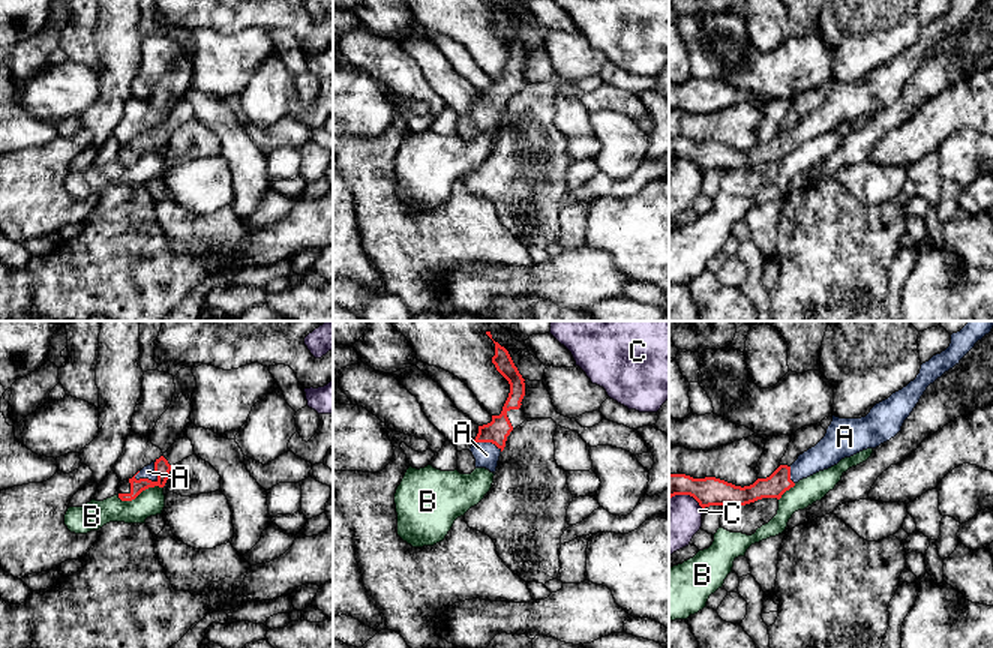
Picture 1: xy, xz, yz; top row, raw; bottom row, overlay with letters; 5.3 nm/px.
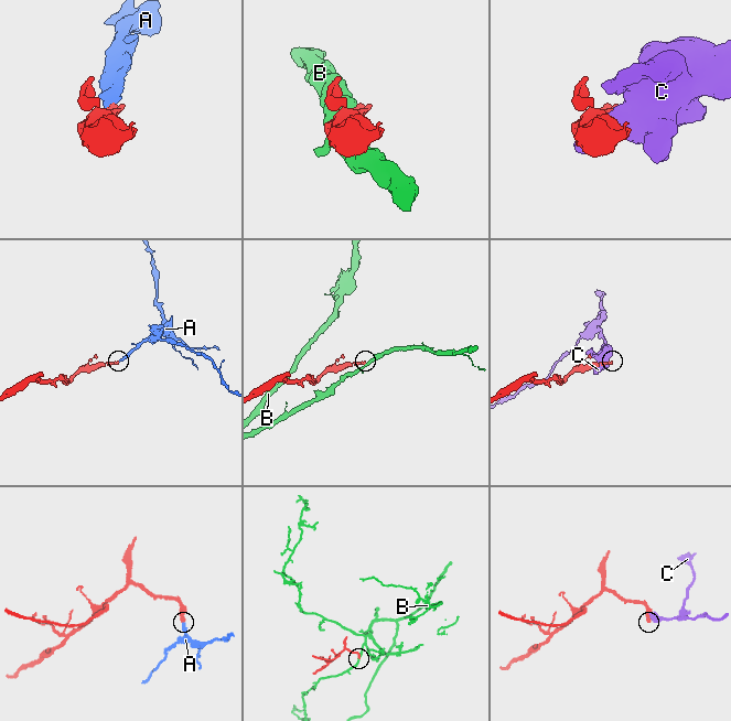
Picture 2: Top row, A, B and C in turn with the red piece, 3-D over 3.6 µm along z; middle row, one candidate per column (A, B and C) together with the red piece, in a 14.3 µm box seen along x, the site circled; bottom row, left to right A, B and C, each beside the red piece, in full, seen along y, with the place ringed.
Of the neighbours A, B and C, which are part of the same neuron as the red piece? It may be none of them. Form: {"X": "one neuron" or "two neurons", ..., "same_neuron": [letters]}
{"A": "one neuron", "B": "two neurons", "C": "two neurons", "same_neuron": ["A"]}

